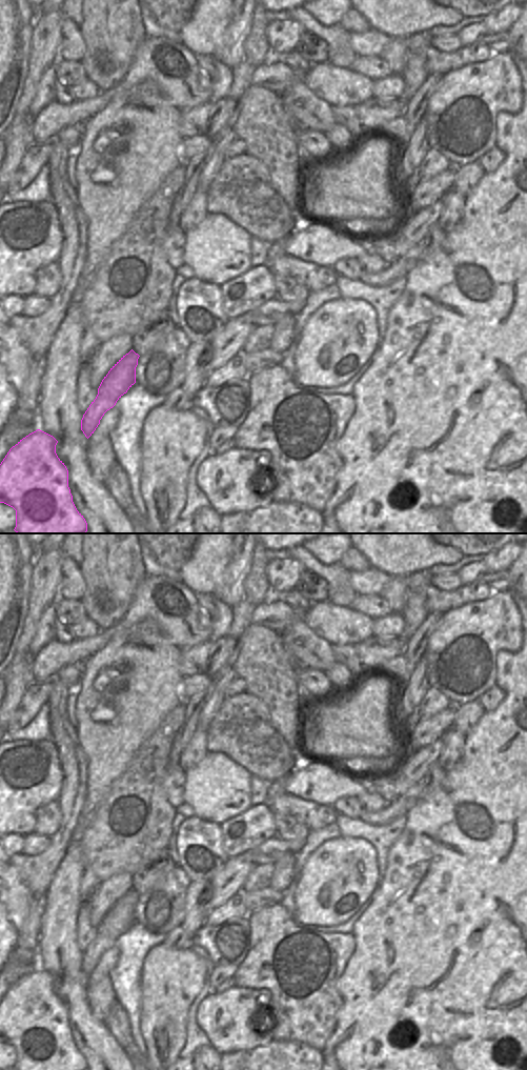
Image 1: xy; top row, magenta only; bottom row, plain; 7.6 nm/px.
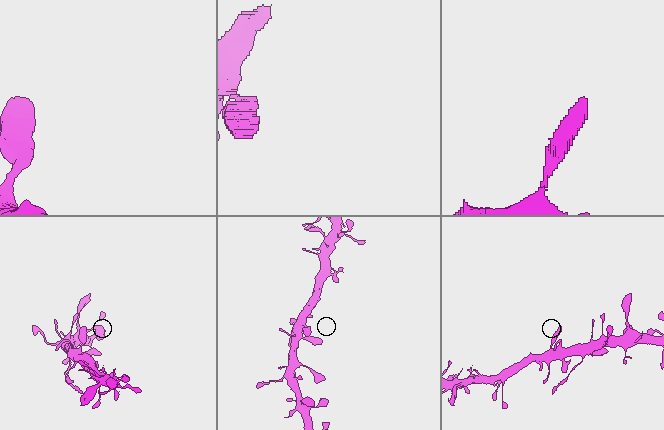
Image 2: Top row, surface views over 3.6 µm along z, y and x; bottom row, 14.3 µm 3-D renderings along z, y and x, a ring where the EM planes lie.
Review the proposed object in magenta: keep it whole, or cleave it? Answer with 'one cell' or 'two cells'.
one cell

